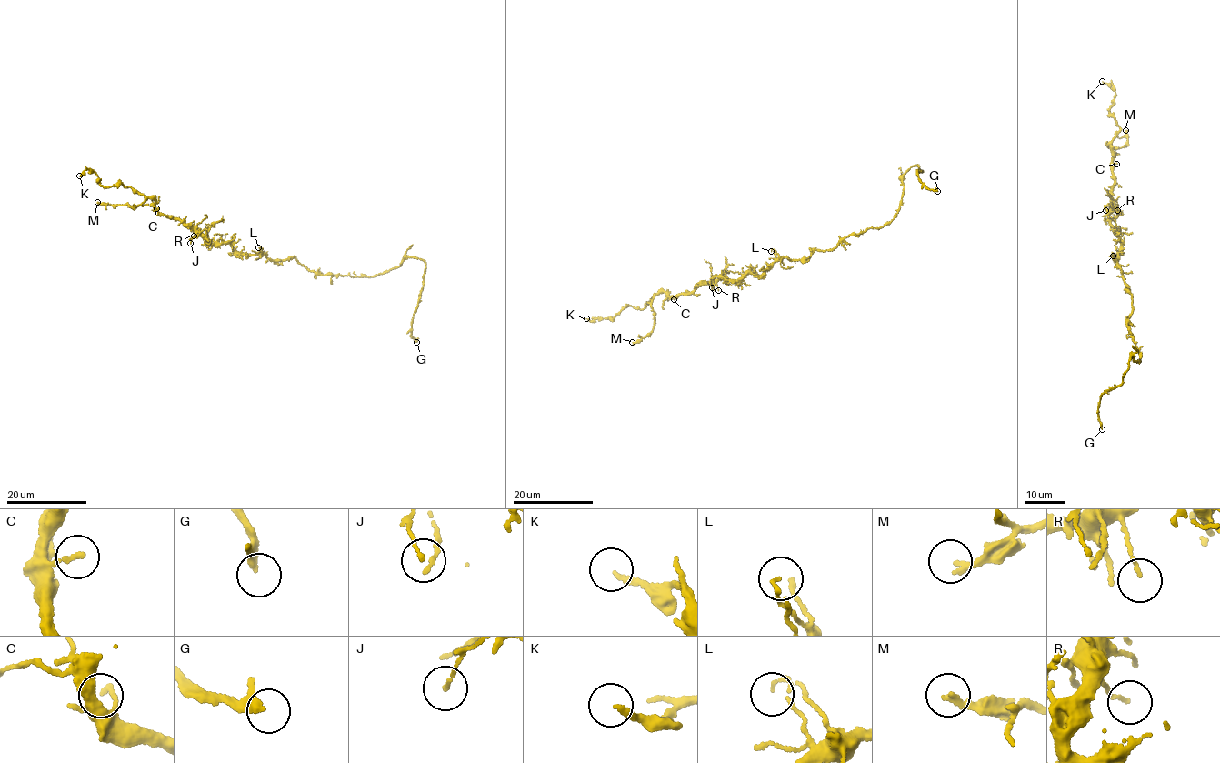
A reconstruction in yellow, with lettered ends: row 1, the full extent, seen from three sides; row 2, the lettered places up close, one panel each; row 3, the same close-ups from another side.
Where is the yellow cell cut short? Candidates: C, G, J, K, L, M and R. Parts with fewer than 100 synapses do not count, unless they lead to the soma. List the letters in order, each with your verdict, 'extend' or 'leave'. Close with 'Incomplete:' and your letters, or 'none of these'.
C: leave
G: extend
J: leave
K: leave
L: leave
M: leave
R: leave
Incomplete: G

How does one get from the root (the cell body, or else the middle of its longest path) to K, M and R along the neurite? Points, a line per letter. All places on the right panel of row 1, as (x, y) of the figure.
K: (1125, 284), (1109, 215), (1111, 145), (1120, 128), (1108, 112), (1113, 85), (1102, 81)
M: (1125, 284), (1115, 262), (1121, 243), (1109, 215), (1114, 182), (1113, 152), (1106, 145), (1125, 146), (1125, 130)
R: (1125, 284), (1115, 262), (1121, 243), (1109, 215), (1113, 207), (1117, 210)

